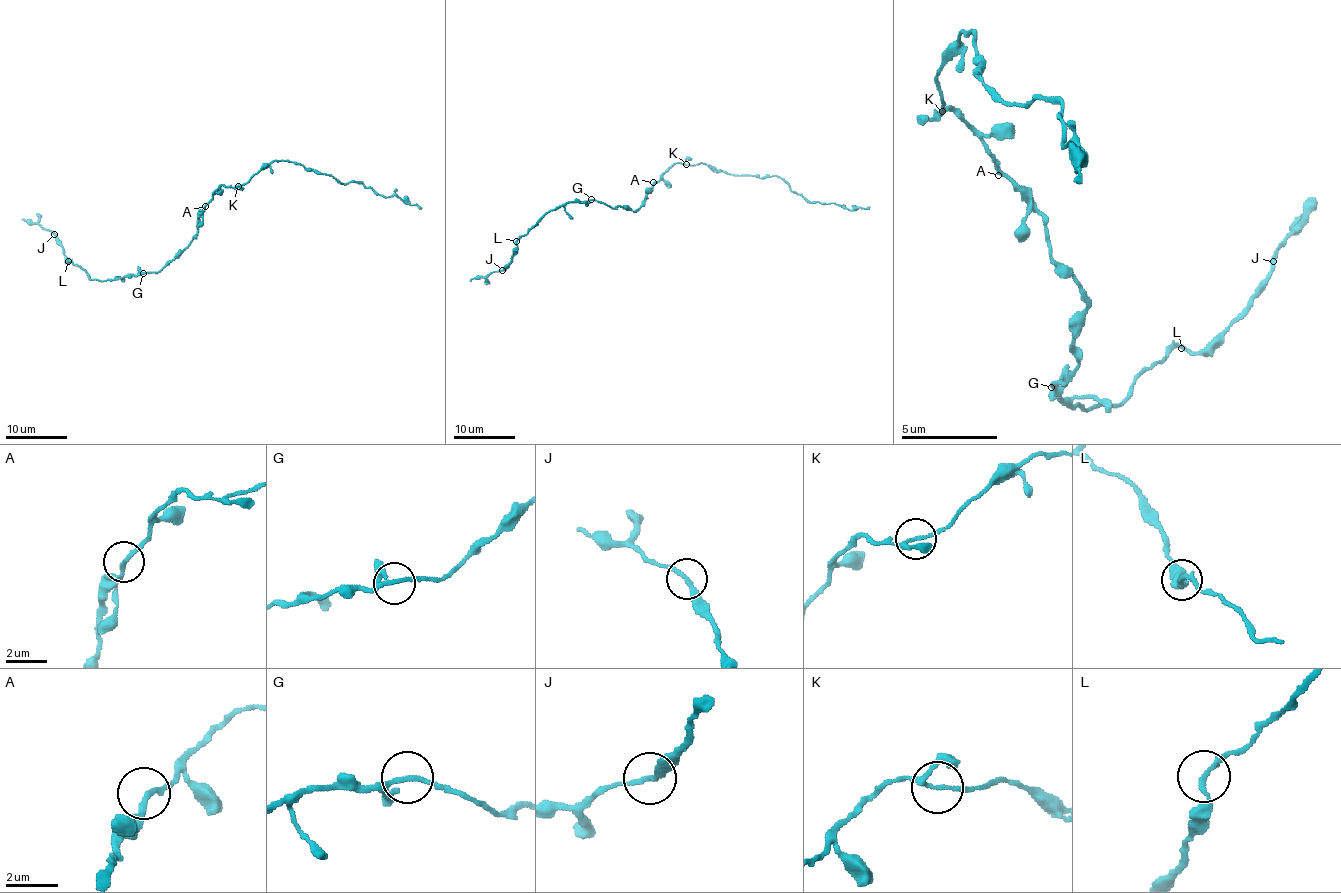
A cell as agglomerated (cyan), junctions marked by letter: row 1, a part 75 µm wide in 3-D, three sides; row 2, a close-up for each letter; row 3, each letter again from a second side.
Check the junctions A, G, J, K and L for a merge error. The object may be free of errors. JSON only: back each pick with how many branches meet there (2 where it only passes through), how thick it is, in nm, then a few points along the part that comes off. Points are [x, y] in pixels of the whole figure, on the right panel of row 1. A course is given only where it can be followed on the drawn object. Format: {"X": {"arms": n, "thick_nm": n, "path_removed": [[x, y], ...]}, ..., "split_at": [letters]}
{"split_at": []}

